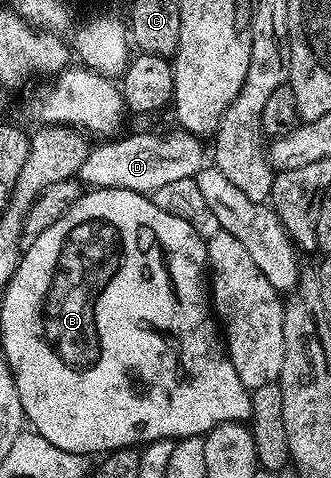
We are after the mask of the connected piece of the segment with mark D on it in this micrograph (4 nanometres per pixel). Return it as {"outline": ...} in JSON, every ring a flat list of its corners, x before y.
{"outline":[[176,130,170,136,155,136,145,132,139,136,127,136,123,140,109,138,92,145,83,158,79,173,82,185,94,188,118,188,151,194,159,186,179,182,179,178,194,179,206,167,207,148,198,137,184,130]]}

